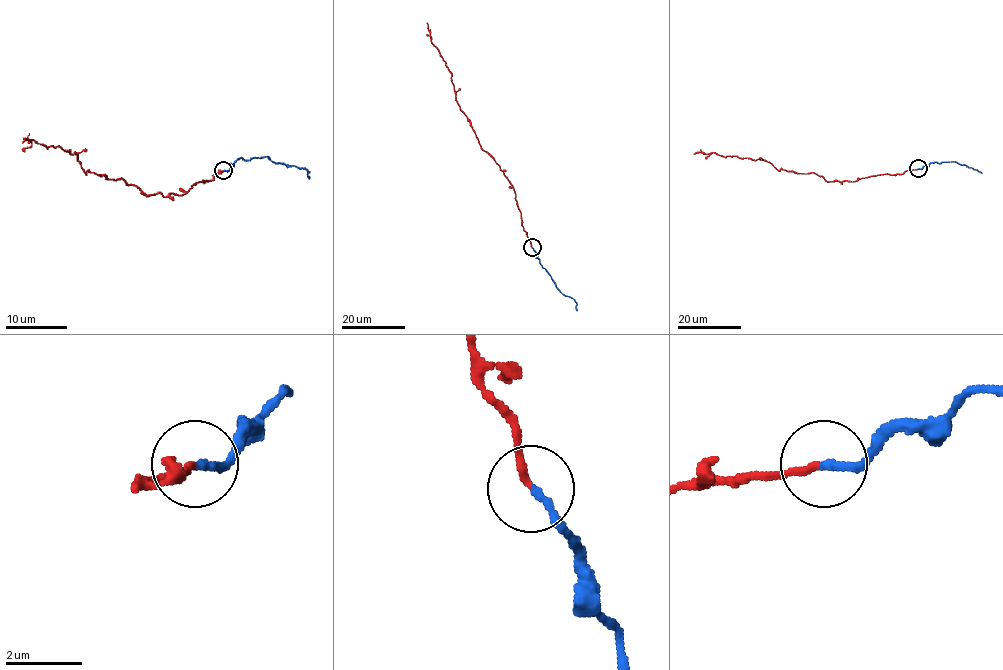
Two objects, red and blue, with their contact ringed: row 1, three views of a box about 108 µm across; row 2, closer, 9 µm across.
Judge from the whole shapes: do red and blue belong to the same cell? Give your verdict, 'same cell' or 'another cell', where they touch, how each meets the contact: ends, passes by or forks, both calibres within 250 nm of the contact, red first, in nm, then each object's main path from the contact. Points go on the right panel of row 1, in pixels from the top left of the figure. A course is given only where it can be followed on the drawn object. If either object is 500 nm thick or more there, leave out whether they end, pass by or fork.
another cell | (918, 168) | red ends | blue ends | 200/220 nm | red via (918, 168), (855, 181), (827, 181), (813, 172), (777, 170), (759, 159), (722, 156), (713, 152), (693, 154) | blue via (919, 168), (931, 163), (955, 161), (982, 173)

